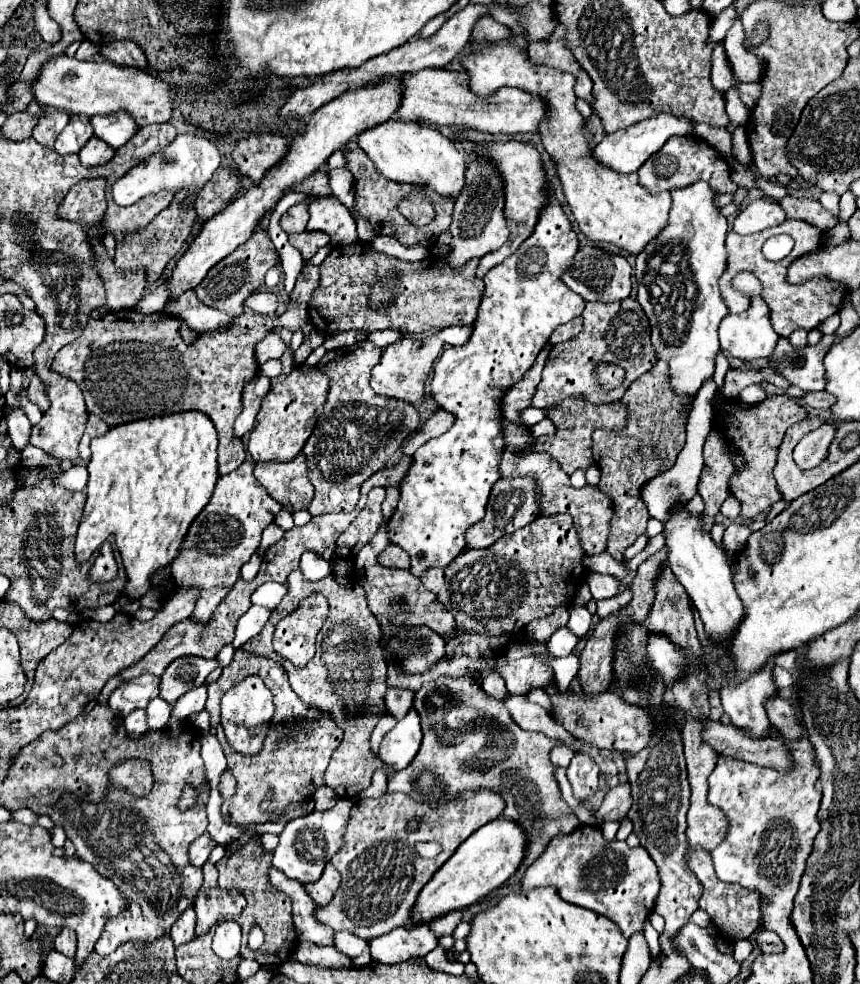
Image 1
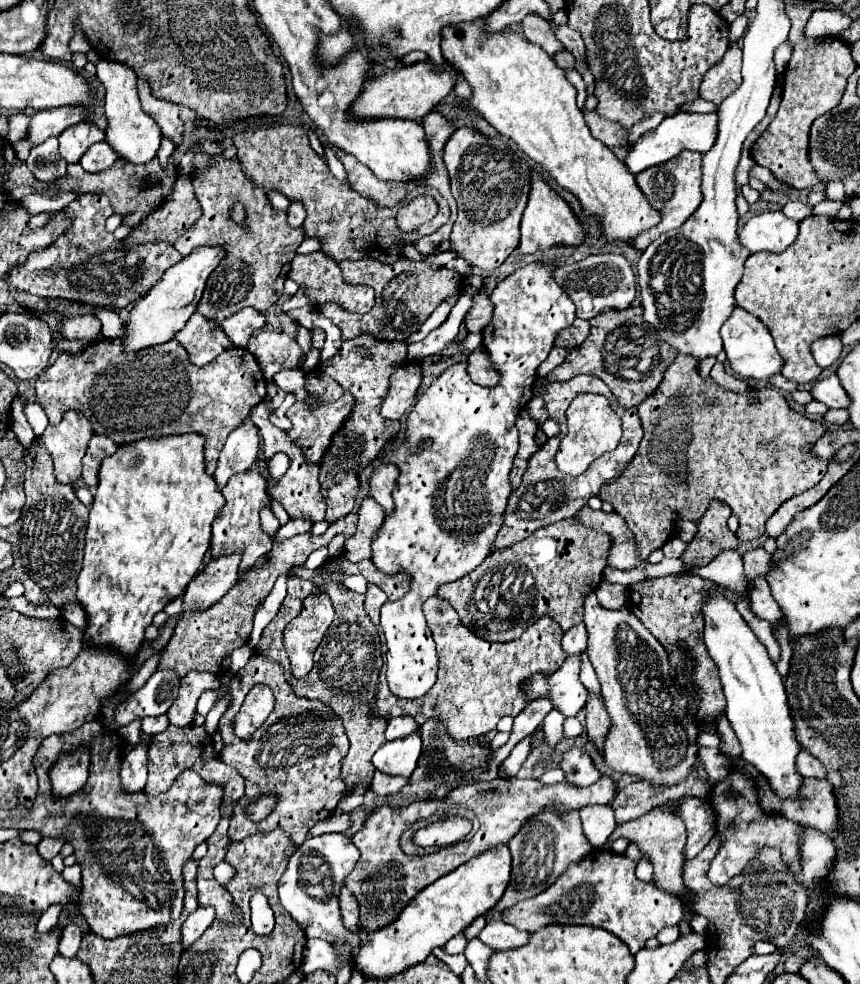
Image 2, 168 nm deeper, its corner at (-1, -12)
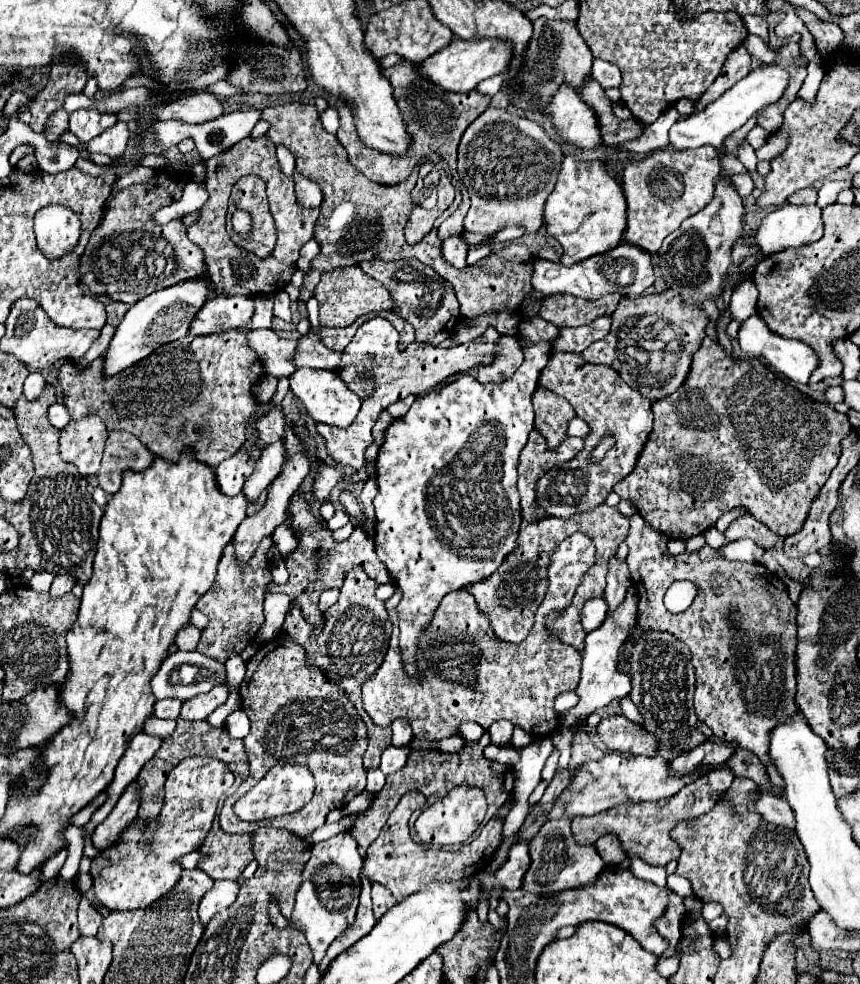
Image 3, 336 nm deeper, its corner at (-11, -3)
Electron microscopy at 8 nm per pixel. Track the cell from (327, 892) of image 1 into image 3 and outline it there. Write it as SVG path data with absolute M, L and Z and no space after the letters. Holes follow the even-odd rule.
M372 884L372 902L374 902L374 916L380 920L394 904L398 904L390 890L386 890L382 884Z

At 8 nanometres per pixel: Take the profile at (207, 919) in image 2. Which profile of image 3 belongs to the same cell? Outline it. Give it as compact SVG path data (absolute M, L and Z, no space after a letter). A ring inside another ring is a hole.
M216 880L214 886L210 888L210 892L206 892L202 902L200 902L200 908L198 908L200 920L204 924L208 924L214 914L218 914L220 910L226 910L230 904L234 904L234 900L238 896L238 890L240 890L238 882Z

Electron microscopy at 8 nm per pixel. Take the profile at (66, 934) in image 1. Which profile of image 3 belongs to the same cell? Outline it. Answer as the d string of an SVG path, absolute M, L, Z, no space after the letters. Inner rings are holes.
M84 896L80 900L80 906L78 906L78 928L80 928L80 934L82 936L96 936L100 924L102 924L102 914Z

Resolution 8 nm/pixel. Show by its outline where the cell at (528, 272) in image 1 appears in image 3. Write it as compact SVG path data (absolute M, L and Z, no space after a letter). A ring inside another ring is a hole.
M548 344L524 346L524 362L504 386L480 384L476 378L462 374L450 386L434 388L416 396L404 418L396 418L384 432L384 444L376 458L376 554L384 562L392 582L404 592L398 604L400 646L406 672L418 678L414 656L418 652L418 636L430 624L440 600L454 590L482 582L502 566L506 556L518 546L518 530L522 524L518 502L518 456L526 446L528 434L534 430L532 394L538 376L548 362L552 348Z

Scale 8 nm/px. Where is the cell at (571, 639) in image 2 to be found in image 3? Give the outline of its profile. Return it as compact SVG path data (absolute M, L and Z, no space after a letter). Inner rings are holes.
M598 596L598 598L590 598L584 608L582 608L582 626L586 632L592 632L596 630L602 622L604 622L604 616L608 614L608 604L604 600L604 596Z

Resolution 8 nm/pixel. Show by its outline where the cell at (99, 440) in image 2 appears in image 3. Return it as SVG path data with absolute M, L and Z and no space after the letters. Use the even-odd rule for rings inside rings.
M110 432L104 448L104 458L102 466L98 470L98 486L108 494L116 494L122 484L122 474L132 470L132 472L142 472L150 468L154 462L152 452L136 436L128 432Z

